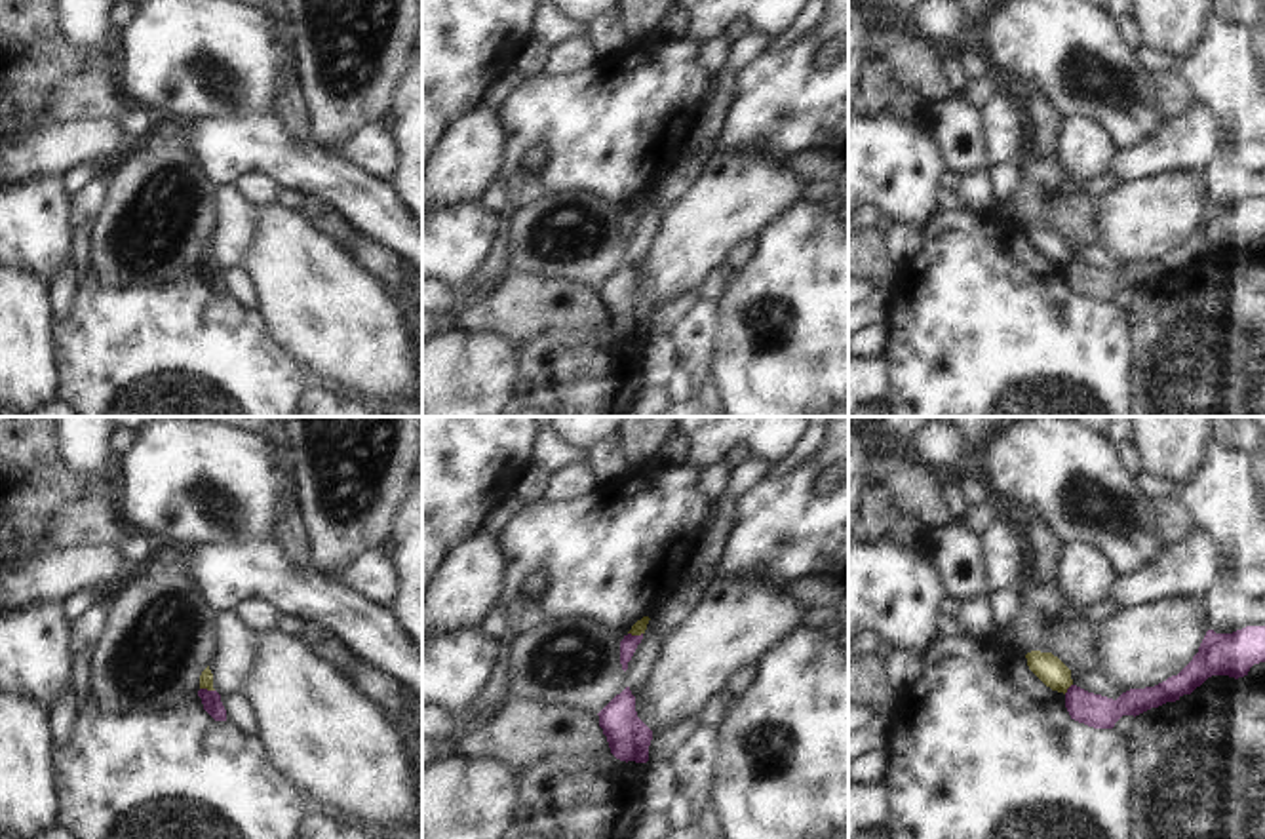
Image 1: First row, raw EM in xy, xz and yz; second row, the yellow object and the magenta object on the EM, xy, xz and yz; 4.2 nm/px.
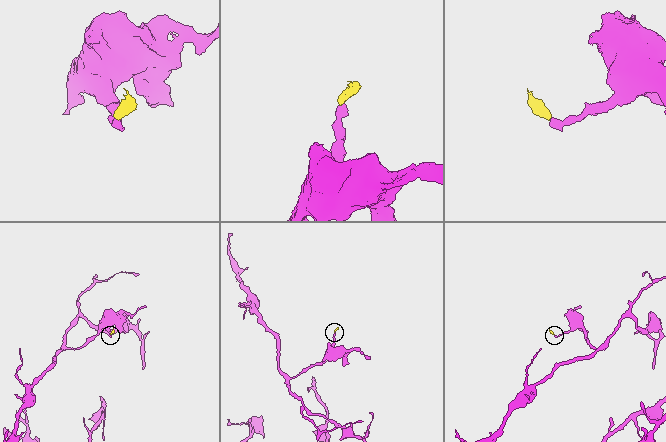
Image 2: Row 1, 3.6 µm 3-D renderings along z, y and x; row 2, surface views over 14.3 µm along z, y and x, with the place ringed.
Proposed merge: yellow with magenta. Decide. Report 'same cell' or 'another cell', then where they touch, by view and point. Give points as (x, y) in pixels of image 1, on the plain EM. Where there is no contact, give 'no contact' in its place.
another cell | xy (208, 263)

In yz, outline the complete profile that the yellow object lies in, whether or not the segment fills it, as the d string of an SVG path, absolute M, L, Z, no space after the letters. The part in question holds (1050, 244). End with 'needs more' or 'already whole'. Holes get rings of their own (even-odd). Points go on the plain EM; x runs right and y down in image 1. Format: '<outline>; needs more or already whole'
M1031 224L1025 232L1029 244L1052 264L1065 268L1073 259L1071 244L1052 226Z; already whole

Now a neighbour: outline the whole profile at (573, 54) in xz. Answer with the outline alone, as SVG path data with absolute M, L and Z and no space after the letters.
M571 36L550 48L550 55L540 74L559 78L582 70L597 61L588 38Z

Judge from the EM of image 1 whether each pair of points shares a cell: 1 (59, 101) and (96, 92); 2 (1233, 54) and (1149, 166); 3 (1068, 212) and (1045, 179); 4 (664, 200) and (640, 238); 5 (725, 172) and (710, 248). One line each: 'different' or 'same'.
1: same
2: different
3: same
4: same
5: same

